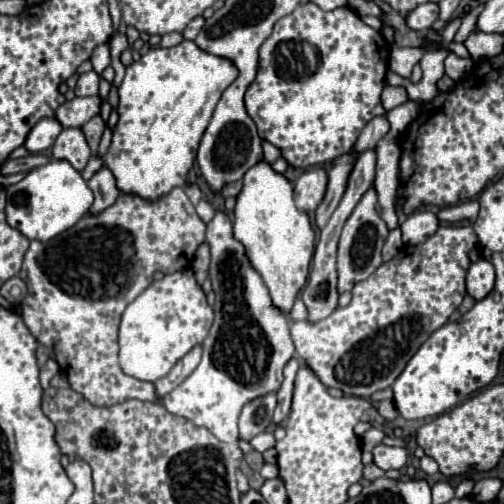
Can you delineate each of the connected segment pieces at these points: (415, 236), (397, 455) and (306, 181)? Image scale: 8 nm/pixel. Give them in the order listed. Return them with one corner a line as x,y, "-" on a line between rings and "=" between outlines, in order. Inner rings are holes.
430,209
414,211
400,225
404,245
418,245
418,243
426,241
426,237
430,237
430,233
434,233
434,229
438,229
438,225
440,225
440,221
434,211
430,211
=
378,445
374,447
374,463
382,469
402,469
408,461
408,453
404,447
388,447
388,445
=
314,167
304,171
294,181
294,201
296,207
304,213
314,213
314,209
320,205
324,191
328,183
328,173
322,167

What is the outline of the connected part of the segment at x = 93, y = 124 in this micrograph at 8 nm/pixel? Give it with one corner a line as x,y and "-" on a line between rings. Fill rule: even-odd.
100,115
92,117
92,119
82,127
82,131
84,131
86,139
88,139
90,149
96,151
96,149
98,149
98,143
100,143
100,137
102,137
102,133
104,133
104,121
102,121
102,117
100,117

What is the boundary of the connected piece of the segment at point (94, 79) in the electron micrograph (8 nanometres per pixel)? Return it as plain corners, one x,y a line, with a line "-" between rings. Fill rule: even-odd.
88,71
88,73
82,73
78,83
76,83
76,95
78,97
86,97
86,95
98,95
98,73
96,71

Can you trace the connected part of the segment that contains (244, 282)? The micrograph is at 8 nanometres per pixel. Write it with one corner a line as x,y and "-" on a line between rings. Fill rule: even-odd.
216,211
208,223
206,241
212,251
208,277
216,295
214,323
202,347
202,361
178,389
164,397
164,407
178,417
186,417
198,427
206,427
216,439
238,441
238,417
242,405
260,397
262,393
278,391
282,383
282,369
294,357
294,343
290,341
288,317
272,303
262,275
252,267
246,249
234,239
232,221
226,213

